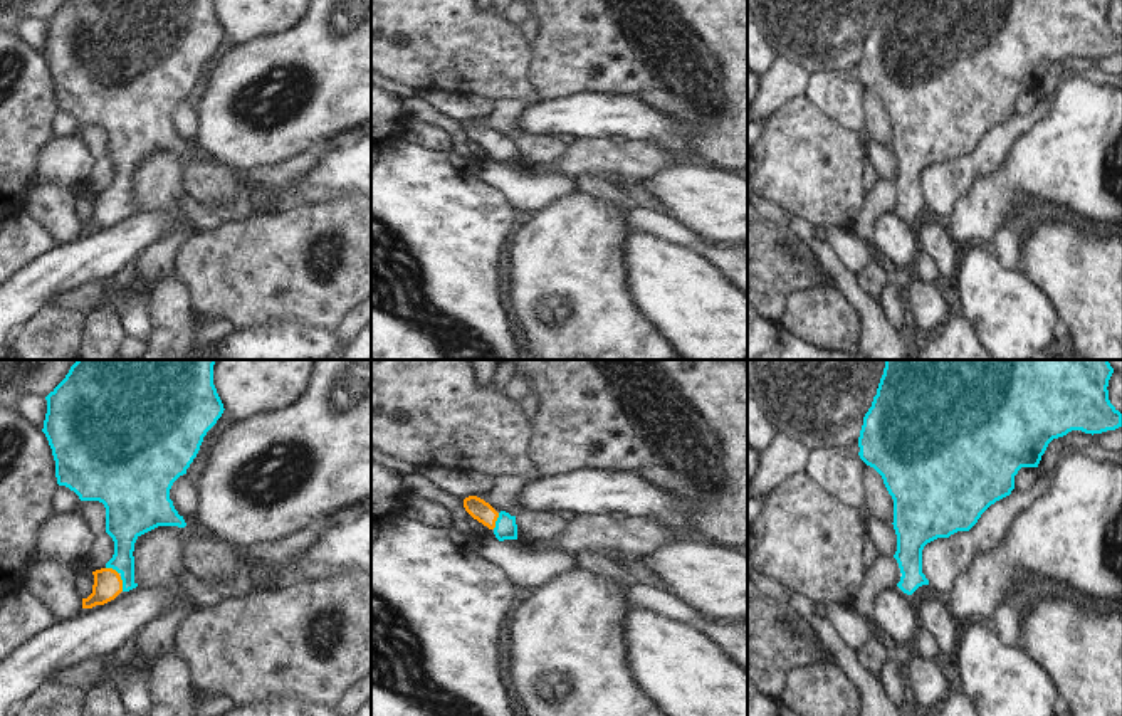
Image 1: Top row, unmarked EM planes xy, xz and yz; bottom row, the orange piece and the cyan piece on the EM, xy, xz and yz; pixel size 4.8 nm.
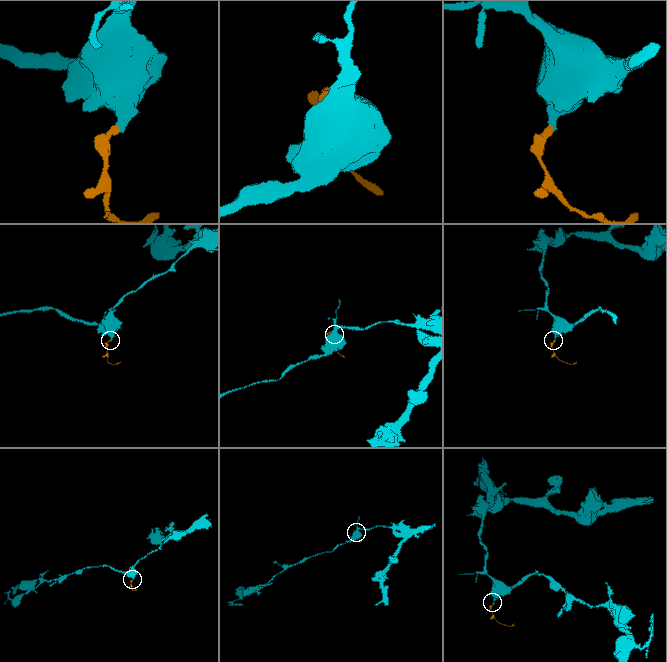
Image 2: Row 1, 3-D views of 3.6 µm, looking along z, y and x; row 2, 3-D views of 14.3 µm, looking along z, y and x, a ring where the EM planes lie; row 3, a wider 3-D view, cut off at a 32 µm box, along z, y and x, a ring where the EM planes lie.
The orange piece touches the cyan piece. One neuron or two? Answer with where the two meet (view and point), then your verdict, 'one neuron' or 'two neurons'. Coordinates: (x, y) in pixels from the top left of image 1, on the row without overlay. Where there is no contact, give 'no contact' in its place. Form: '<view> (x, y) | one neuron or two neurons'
xz (496, 143) | one neuron

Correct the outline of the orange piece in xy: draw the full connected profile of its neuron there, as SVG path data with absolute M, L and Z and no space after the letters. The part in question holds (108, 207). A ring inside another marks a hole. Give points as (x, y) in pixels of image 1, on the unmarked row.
M66 0L47 20L45 57L55 84L59 109L74 114L81 124L99 124L106 131L106 156L114 165L114 178L104 192L92 195L92 217L82 222L82 232L114 224L121 215L138 210L134 205L134 166L158 151L173 150L180 158L210 160L212 155L193 138L181 138L170 123L173 106L186 97L203 61L223 37L223 27L213 0Z

